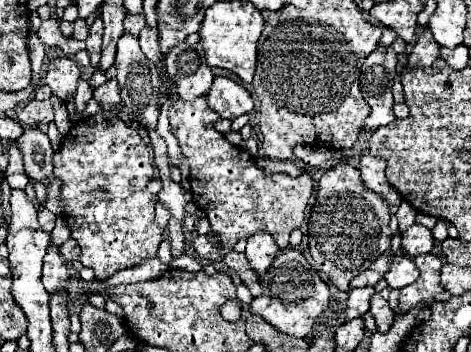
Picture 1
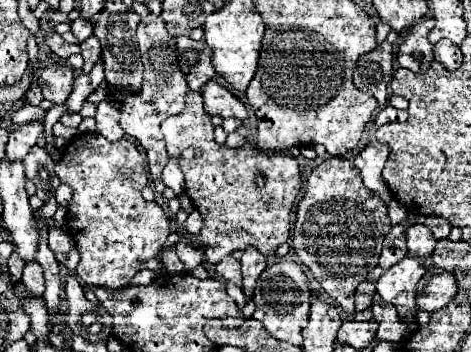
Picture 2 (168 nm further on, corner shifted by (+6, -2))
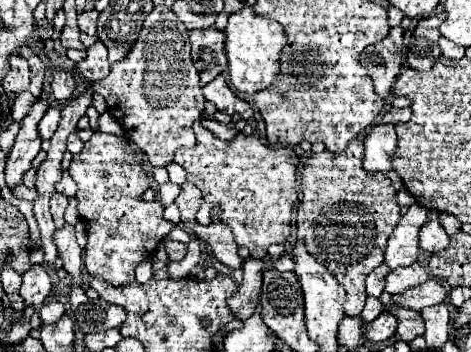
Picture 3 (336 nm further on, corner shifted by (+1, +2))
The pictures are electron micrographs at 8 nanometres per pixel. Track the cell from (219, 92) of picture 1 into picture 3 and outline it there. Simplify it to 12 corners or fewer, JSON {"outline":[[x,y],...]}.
{"outline":[[216,76],[202,88],[204,98],[224,114],[252,118],[252,106],[240,100]]}

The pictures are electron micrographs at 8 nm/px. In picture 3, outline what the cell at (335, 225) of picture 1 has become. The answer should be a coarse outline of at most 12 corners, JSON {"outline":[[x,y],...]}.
{"outline":[[364,146],[302,168],[298,240],[360,316],[364,280],[400,222]]}

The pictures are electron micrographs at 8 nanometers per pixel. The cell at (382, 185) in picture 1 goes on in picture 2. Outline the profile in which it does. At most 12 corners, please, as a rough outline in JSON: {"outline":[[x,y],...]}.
{"outline":[[371,140],[355,156],[363,184],[393,198],[381,170],[389,158],[389,146]]}

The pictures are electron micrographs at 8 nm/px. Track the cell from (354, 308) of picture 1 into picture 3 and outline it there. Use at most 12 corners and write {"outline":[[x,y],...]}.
{"outline":[[380,264],[366,278],[366,294],[378,298],[390,270]]}

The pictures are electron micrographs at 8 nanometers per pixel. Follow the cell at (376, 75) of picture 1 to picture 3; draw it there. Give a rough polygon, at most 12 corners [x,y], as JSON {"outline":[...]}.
{"outline":[[400,26],[362,52],[376,94],[388,98],[402,68]]}

